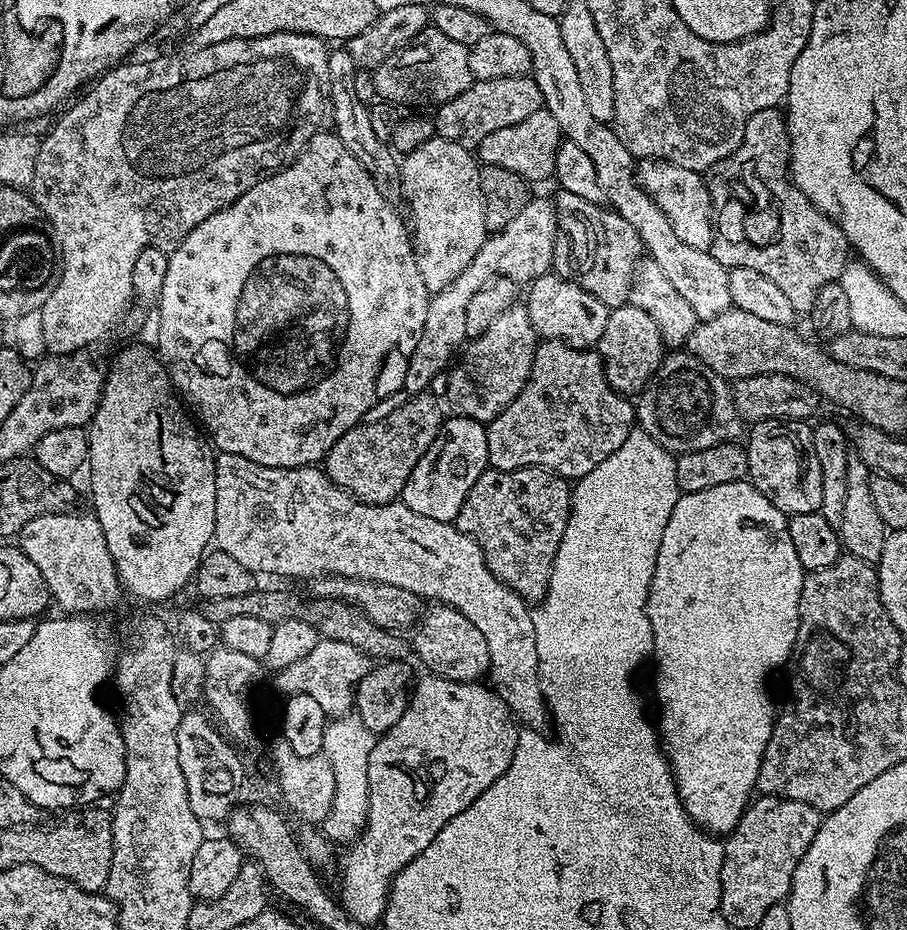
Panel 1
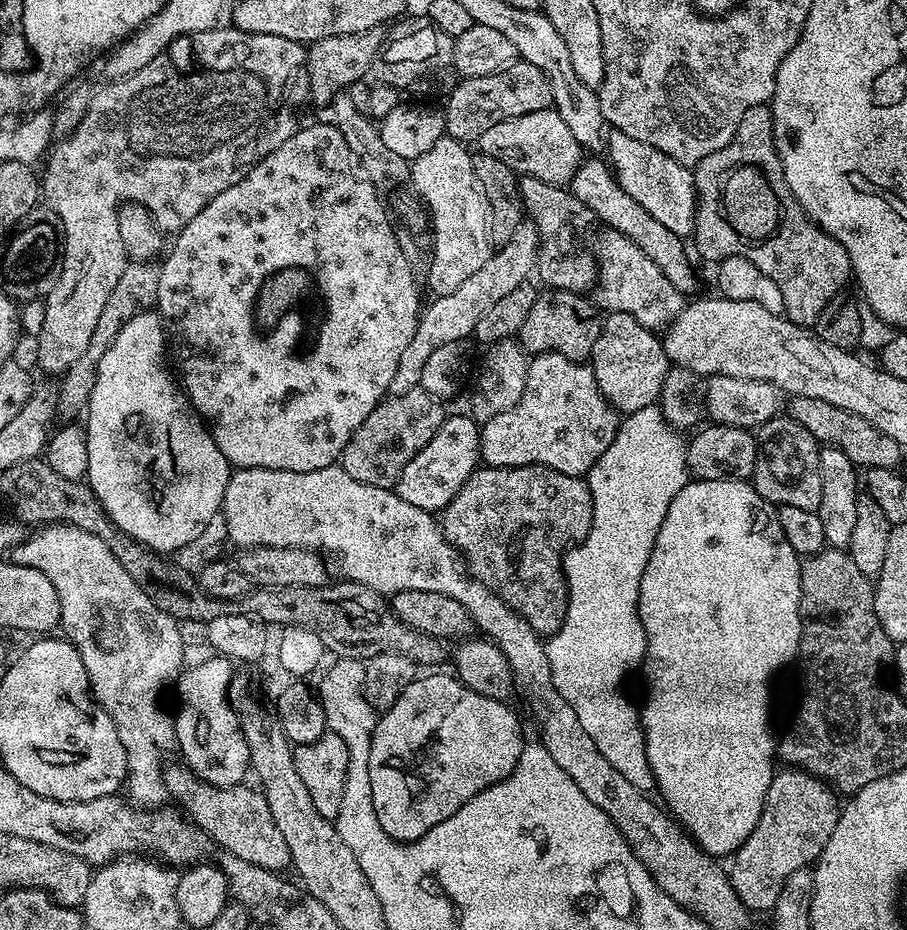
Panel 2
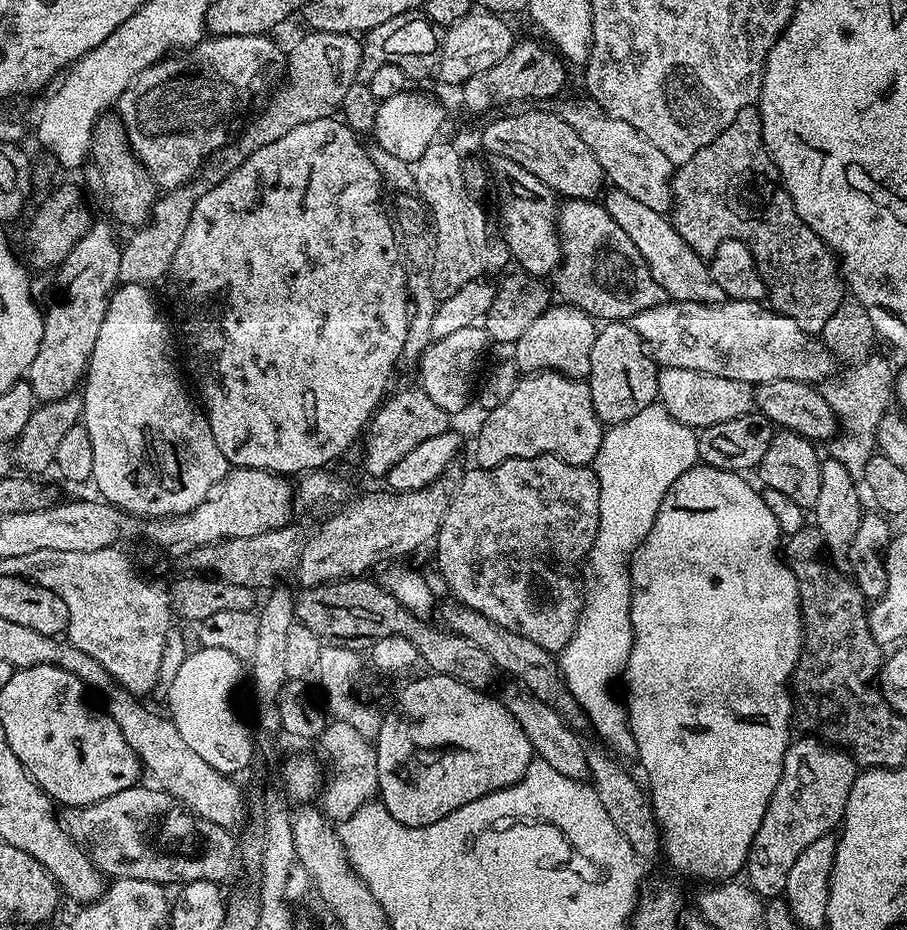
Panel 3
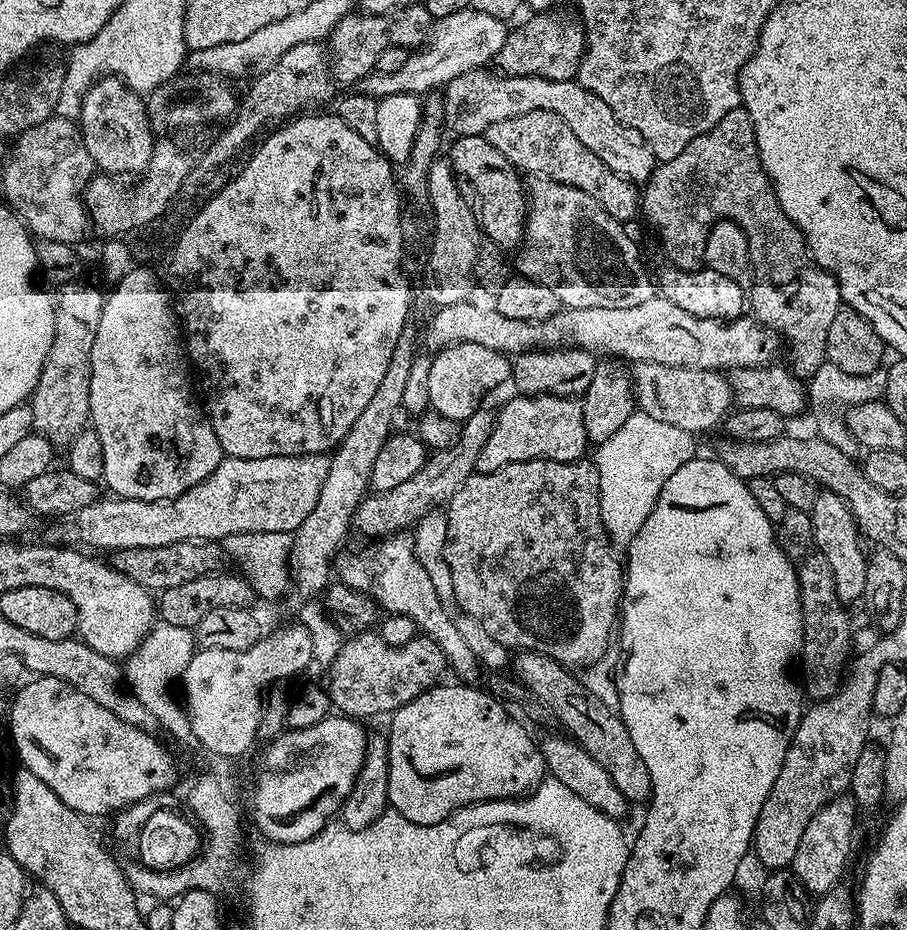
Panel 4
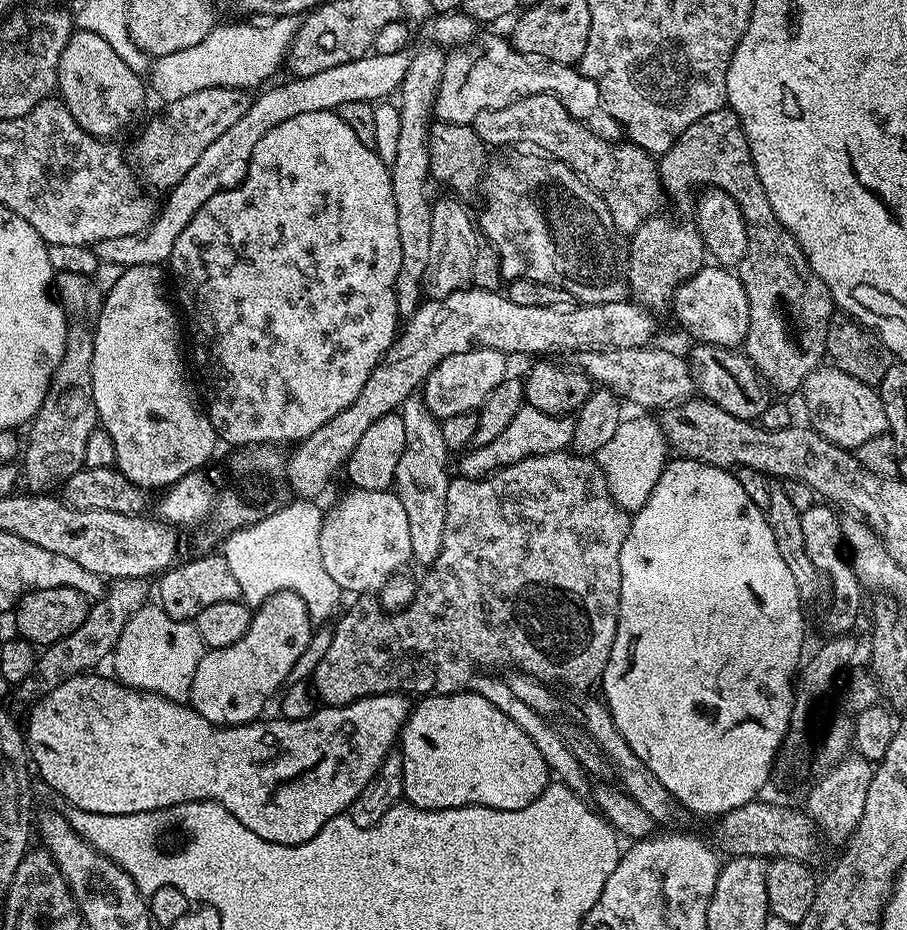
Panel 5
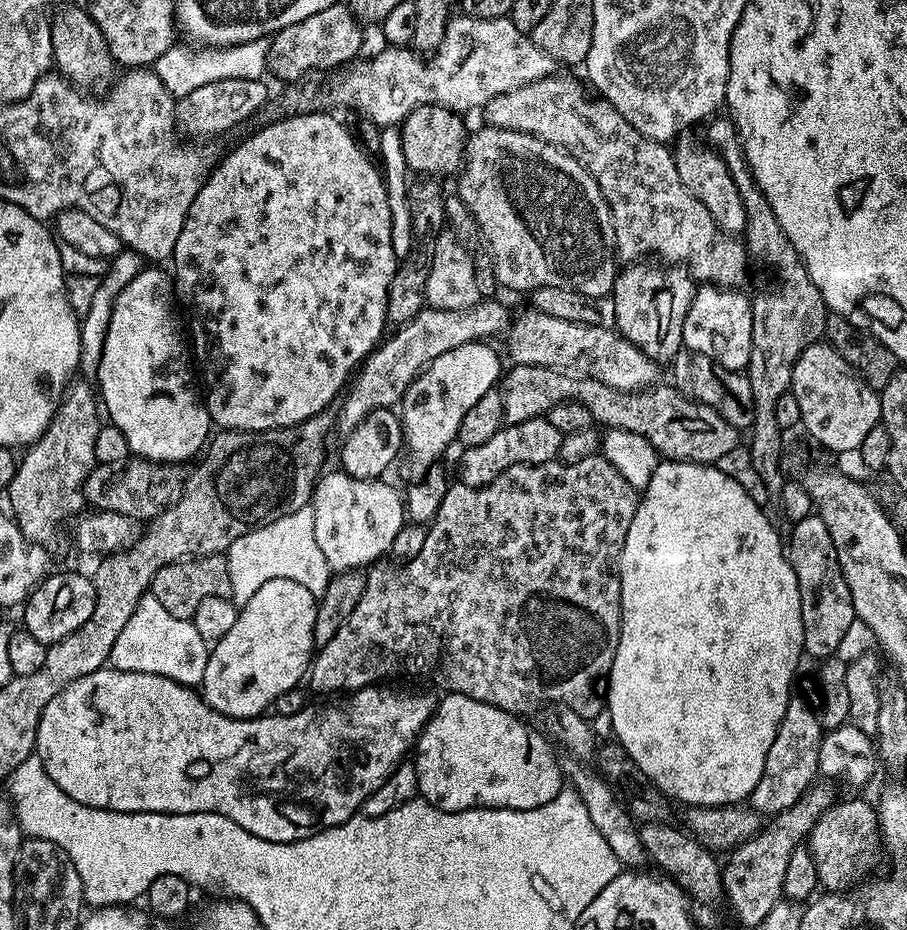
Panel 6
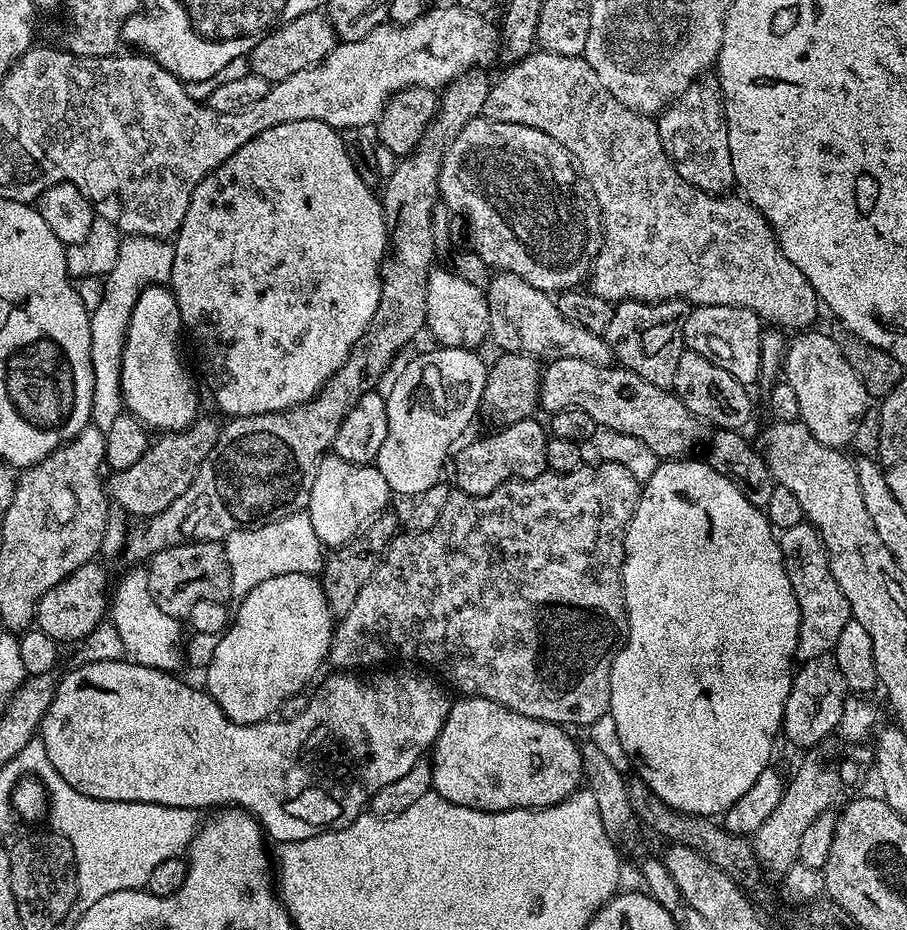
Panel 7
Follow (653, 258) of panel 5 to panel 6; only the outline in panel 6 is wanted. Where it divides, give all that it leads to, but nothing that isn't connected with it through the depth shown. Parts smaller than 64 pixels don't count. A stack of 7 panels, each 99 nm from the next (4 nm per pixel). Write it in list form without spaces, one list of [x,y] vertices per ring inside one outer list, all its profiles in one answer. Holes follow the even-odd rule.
[[[648,262],[629,263],[625,267],[628,269],[617,275],[610,293],[612,312],[616,315],[614,328],[657,364],[668,366],[684,348],[682,322],[686,322],[686,310],[690,310],[694,281],[683,266],[644,263]]]

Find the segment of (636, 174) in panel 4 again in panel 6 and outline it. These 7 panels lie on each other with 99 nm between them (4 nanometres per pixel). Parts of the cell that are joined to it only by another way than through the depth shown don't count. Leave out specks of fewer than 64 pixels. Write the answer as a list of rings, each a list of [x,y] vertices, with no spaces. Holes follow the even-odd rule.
[[[467,14],[453,15],[446,26],[446,34],[435,52],[425,59],[408,46],[388,46],[385,52],[372,56],[369,60],[361,59],[351,66],[345,67],[332,80],[328,88],[328,100],[343,110],[355,110],[365,120],[372,120],[381,129],[399,126],[404,123],[419,104],[437,104],[448,108],[451,112],[468,114],[471,108],[483,109],[490,98],[498,98],[498,94],[506,94],[510,90],[518,90],[518,86],[526,86],[530,82],[538,82],[543,76],[555,76],[558,65],[546,50],[537,46],[531,35],[522,33],[508,16],[498,18],[478,18]]]

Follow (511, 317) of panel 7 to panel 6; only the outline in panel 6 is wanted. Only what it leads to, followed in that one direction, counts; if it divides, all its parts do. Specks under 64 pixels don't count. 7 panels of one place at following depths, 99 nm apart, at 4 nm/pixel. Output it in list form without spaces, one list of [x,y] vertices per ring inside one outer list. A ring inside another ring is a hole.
[[[526,308],[511,321],[506,334],[510,360],[522,365],[546,365],[582,375],[624,392],[640,391],[655,385],[659,364],[643,354],[630,341],[602,324],[582,324],[553,318],[533,308]]]

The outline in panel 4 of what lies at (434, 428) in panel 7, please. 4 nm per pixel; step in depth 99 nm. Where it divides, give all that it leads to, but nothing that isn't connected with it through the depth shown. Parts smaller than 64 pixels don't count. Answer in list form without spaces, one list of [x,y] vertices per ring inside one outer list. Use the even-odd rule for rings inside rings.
[[[466,342],[439,349],[432,356],[430,366],[431,411],[461,422],[468,420],[485,403],[484,395],[494,391],[499,384],[507,385],[511,374],[509,357],[503,352],[490,350],[490,346],[478,346],[474,342]]]

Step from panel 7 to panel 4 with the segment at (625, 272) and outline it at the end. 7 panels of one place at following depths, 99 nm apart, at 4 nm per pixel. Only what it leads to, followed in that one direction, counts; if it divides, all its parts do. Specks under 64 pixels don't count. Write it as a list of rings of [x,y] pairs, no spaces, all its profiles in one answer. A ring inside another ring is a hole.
[[[534,110],[518,118],[506,118],[506,122],[498,122],[487,128],[484,136],[490,146],[494,146],[494,150],[498,150],[498,154],[505,156],[521,173],[536,172],[532,174],[586,190],[586,194],[597,200],[615,220],[629,222],[638,216],[637,185],[611,172],[598,154],[586,150],[586,146],[574,138],[574,130],[570,130],[570,126],[566,126],[558,114]]]

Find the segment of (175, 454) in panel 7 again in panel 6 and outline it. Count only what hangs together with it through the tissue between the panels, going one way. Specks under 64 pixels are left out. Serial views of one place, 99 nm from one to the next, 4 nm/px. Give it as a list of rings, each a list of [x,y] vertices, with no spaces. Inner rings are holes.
[[[139,458],[129,459],[123,466],[97,464],[84,483],[84,499],[93,509],[117,512],[137,522],[151,522],[182,498],[186,476],[180,471],[179,464],[155,464]]]

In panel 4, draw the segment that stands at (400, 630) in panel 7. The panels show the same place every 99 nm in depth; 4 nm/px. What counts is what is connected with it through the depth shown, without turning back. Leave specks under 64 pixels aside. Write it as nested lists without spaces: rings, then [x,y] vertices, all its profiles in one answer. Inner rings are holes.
[[[581,458],[570,462],[554,462],[553,460],[528,460],[514,462],[510,466],[502,466],[502,470],[493,472],[476,472],[452,496],[446,505],[448,517],[448,537],[444,553],[448,555],[450,574],[454,578],[454,599],[462,611],[478,618],[482,626],[486,626],[489,634],[494,634],[498,642],[502,642],[509,650],[527,650],[541,652],[554,658],[560,664],[587,666],[596,663],[605,655],[608,639],[613,639],[614,629],[618,624],[620,602],[624,594],[625,569],[616,561],[614,545],[608,539],[608,532],[602,522],[600,513],[600,483],[595,463]],[[360,630],[345,639],[343,646],[340,647],[338,658],[334,658],[334,662],[328,667],[326,691],[337,713],[364,722],[367,721],[367,716],[380,716],[383,712],[385,714],[397,712],[402,705],[418,698],[418,694],[422,694],[427,688],[436,687],[443,677],[440,676],[443,672],[446,672],[444,651],[428,635],[420,634],[410,642],[393,646],[381,638],[379,631]]]

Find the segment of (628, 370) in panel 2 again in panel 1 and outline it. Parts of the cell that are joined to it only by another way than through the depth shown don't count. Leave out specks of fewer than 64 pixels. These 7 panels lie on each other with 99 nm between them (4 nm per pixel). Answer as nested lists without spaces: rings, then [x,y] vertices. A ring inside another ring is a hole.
[[[629,302],[621,308],[609,311],[606,330],[602,330],[598,351],[604,364],[604,380],[607,387],[621,394],[640,394],[659,370],[661,361],[666,356],[666,345],[654,318],[650,318],[646,310],[638,310],[638,306]]]

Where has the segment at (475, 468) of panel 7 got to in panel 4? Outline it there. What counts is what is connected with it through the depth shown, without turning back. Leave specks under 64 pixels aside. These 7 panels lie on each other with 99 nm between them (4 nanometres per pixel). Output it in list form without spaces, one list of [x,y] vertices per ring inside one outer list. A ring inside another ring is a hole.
[[[519,394],[513,397],[513,400],[505,402],[504,409],[500,413],[498,411],[495,413],[490,438],[486,438],[486,446],[482,446],[482,454],[478,454],[476,472],[502,470],[502,466],[528,460],[570,462],[581,459],[587,448],[589,451],[590,441],[586,434],[586,422],[582,422],[582,406],[579,399],[571,396],[521,396]]]

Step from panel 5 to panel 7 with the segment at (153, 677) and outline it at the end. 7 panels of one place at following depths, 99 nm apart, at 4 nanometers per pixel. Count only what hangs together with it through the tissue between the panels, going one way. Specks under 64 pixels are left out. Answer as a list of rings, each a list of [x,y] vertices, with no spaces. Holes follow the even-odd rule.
[[[147,569],[128,571],[115,583],[110,598],[110,620],[122,638],[127,657],[133,663],[164,671],[175,671],[182,660],[182,632],[179,619],[163,614],[150,594]]]

